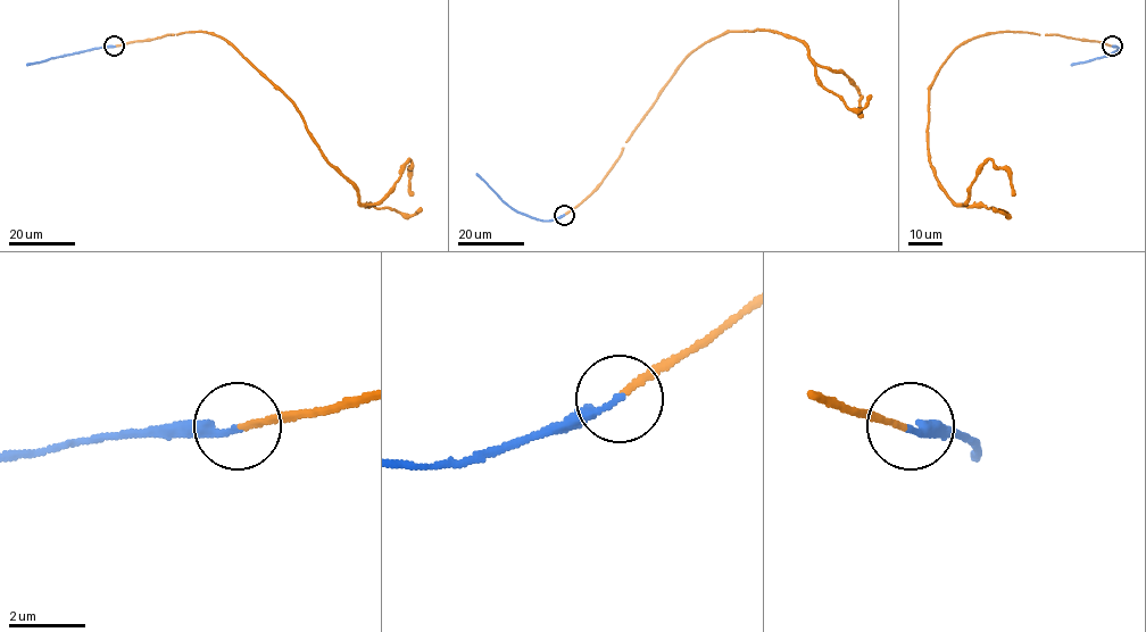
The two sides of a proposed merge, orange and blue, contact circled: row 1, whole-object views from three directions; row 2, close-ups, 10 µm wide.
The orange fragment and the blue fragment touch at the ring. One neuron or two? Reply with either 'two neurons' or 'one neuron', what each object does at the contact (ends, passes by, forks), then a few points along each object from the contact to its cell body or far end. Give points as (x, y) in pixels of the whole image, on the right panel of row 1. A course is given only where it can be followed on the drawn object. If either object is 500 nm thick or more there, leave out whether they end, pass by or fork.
one neuron; orange ends; blue ends; course orange (1112, 46), (988, 32), (939, 67), (927, 149), (940, 188), (964, 204), (988, 159), (1014, 196); course blue (1112, 46), (1118, 48), (1111, 55), (1071, 65)

